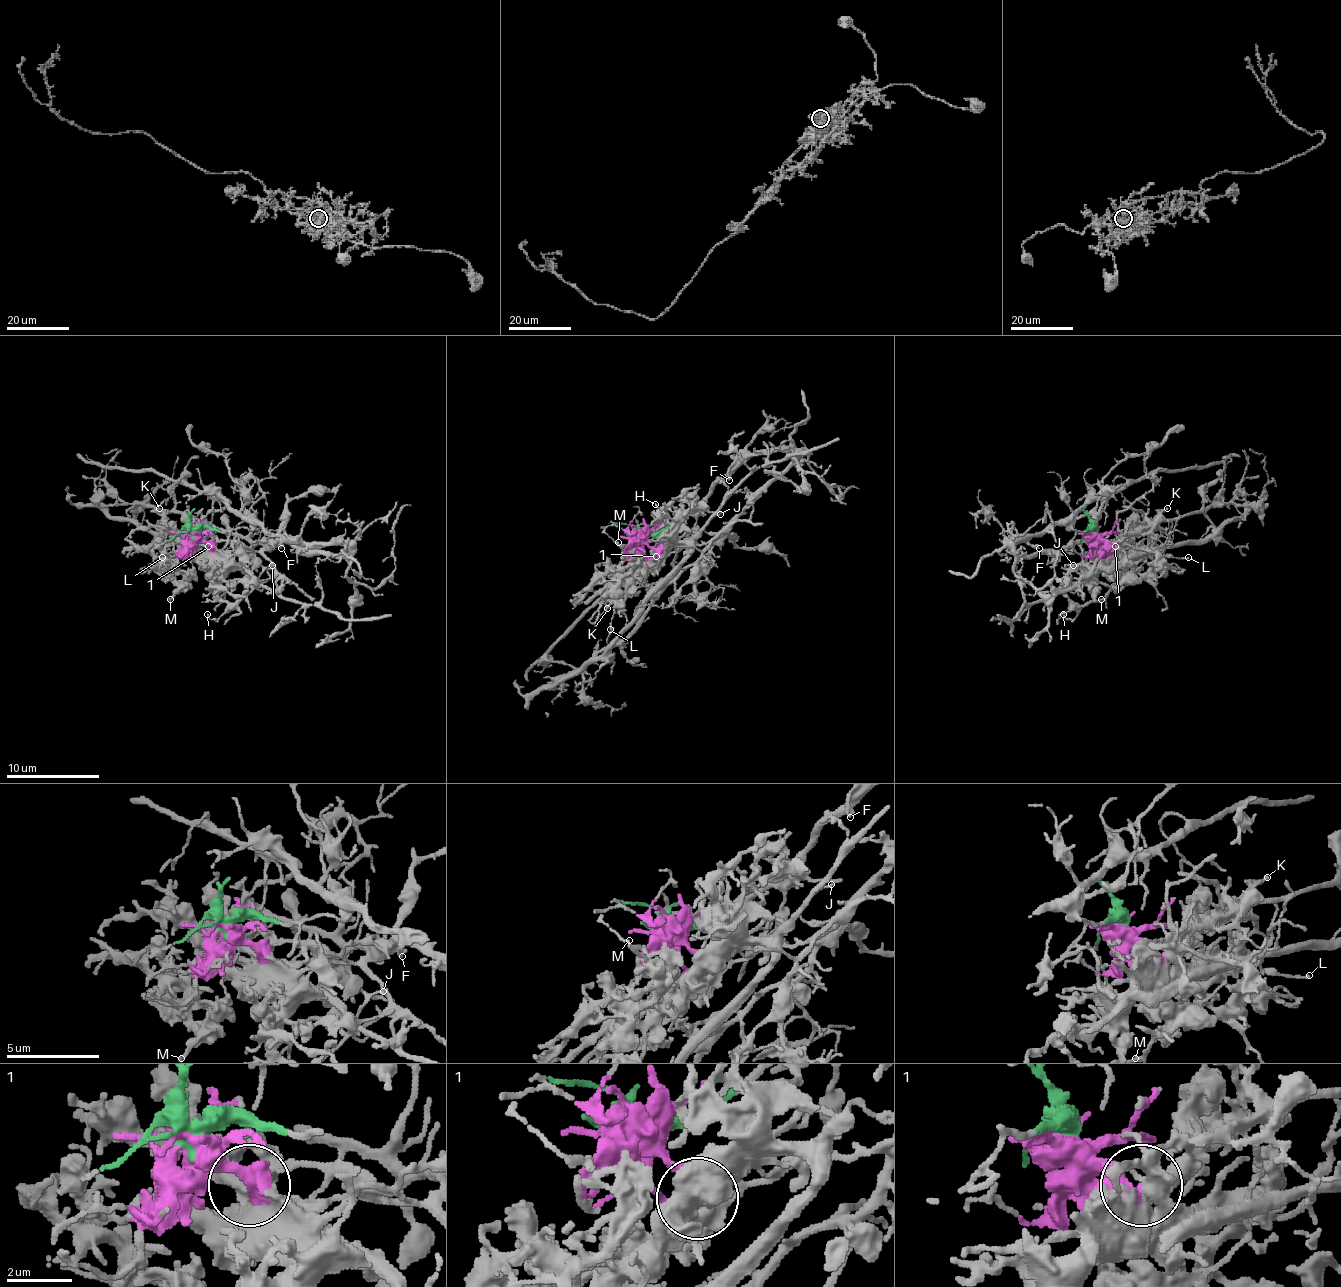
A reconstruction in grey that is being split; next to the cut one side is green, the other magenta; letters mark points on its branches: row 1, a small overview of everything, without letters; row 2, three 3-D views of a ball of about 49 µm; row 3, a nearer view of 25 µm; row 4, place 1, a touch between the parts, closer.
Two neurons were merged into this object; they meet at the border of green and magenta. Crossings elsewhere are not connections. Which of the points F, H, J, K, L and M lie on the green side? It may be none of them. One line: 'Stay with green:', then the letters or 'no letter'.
Stay with green: F

